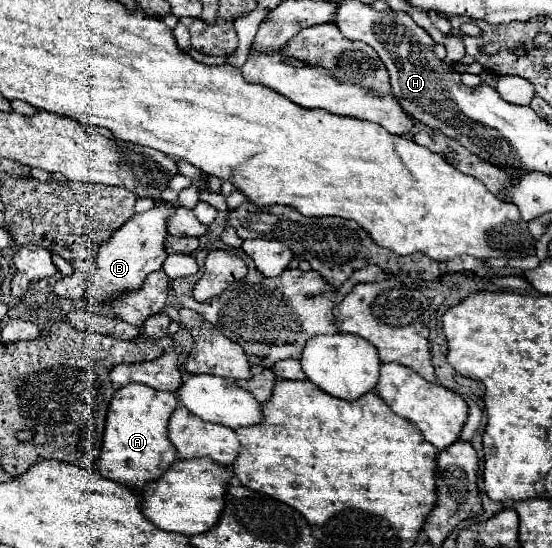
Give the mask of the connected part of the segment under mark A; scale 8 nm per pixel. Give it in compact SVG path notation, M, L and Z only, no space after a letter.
M127 384L113 394L105 420L103 448L99 456L99 474L127 484L129 488L145 488L147 482L157 480L169 464L177 460L177 452L167 438L167 420L177 408L177 398L173 392L155 390L141 384Z

